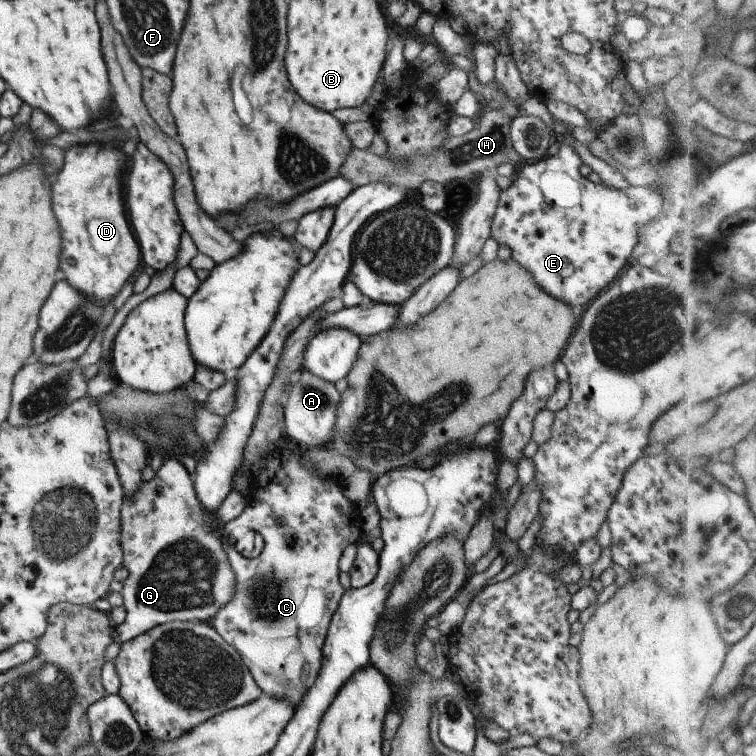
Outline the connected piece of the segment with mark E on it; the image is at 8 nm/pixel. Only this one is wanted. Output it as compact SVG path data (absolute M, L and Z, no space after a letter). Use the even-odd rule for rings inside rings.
M569 135L566 137L558 142L559 150L554 156L545 156L534 163L523 163L511 186L499 193L489 236L499 246L505 245L511 250L512 261L527 270L537 286L579 312L631 262L629 255L638 242L638 233L649 222L671 214L676 194L666 194L649 186L629 186L616 190L602 182L590 182L579 174L581 160L573 150L573 140Z

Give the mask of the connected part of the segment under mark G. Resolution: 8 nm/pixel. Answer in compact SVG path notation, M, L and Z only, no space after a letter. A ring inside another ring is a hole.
M173 458L163 460L154 478L139 484L133 496L123 496L119 510L119 544L123 551L122 566L127 570L120 591L125 618L121 624L111 623L112 642L131 640L167 621L199 620L208 623L217 609L227 604L231 596L235 596L235 572L231 572L231 566L223 552L221 529L226 522L237 518L245 505L245 498L231 489L215 514L207 512L195 496L195 488L187 471Z

